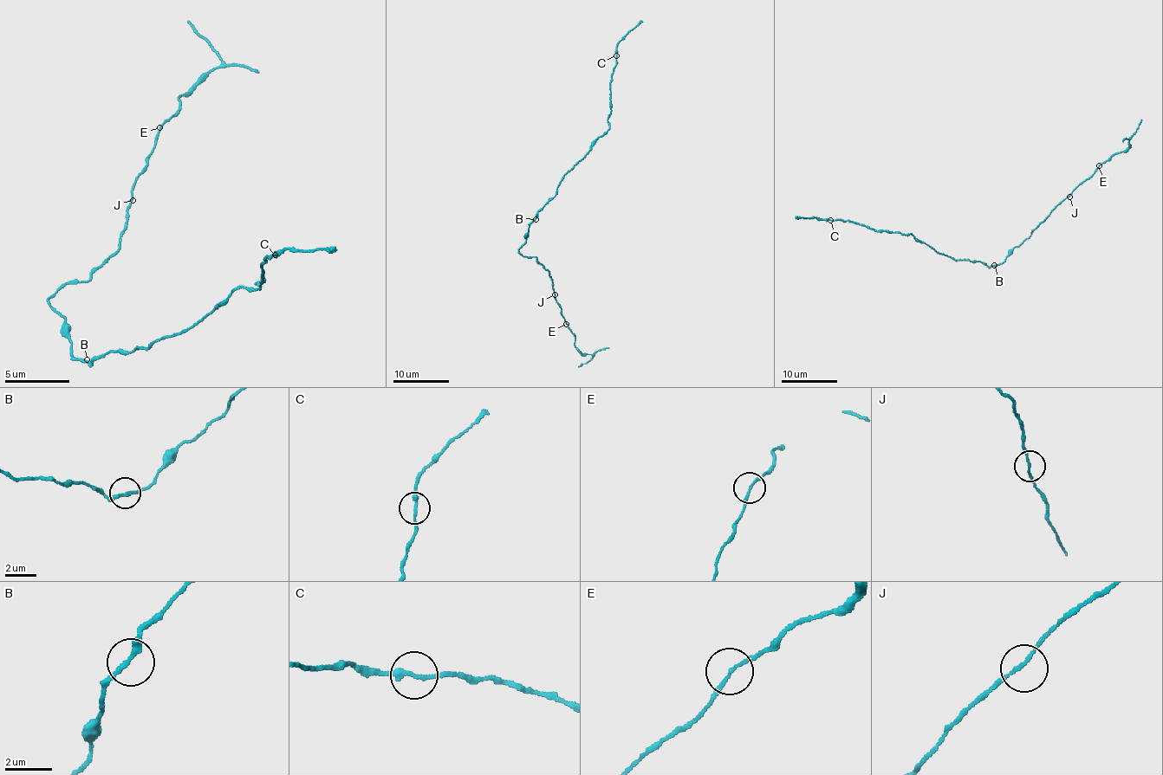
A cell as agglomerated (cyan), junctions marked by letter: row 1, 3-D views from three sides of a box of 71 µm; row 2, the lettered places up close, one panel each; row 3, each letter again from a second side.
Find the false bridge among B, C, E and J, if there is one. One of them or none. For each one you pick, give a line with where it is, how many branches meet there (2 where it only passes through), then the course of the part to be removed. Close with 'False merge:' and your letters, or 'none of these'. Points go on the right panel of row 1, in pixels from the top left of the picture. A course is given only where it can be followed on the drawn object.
False merge: none of these

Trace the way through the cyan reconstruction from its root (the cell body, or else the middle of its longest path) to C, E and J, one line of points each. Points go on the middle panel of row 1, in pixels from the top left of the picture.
C: (536, 218), (555, 196), (562, 177), (609, 127), (611, 81), (616, 54)
E: (536, 218), (529, 228), (525, 243), (518, 251), (527, 257), (536, 257), (549, 272), (555, 299), (566, 324)
J: (536, 218), (529, 228), (525, 243), (518, 251), (527, 257), (536, 257), (549, 272), (555, 294)

